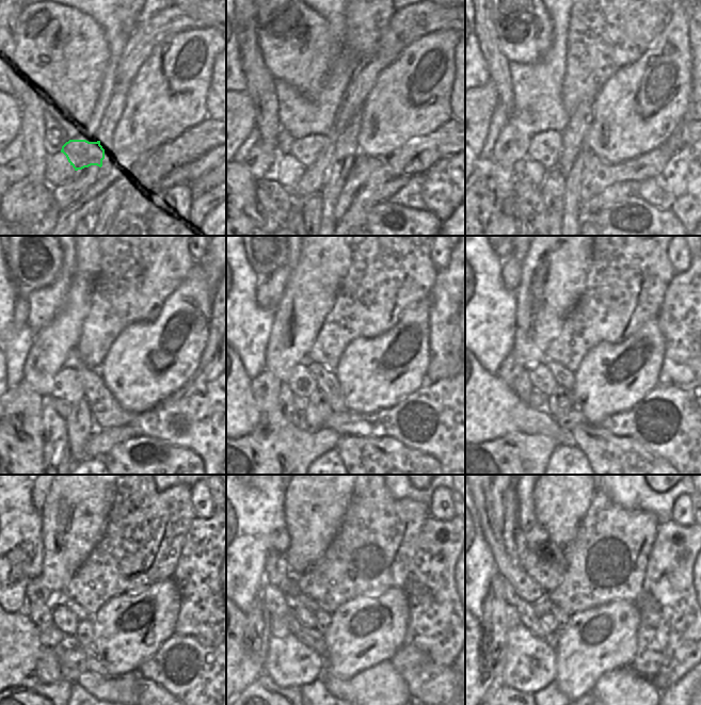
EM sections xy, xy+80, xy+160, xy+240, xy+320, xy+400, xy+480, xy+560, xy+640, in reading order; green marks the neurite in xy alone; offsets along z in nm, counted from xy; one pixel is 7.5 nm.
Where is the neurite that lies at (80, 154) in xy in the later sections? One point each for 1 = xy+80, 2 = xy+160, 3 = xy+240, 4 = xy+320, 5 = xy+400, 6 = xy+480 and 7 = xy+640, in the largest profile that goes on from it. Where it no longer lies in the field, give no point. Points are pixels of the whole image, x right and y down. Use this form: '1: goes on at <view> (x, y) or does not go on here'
1: goes on at xy+80 (306, 150)
2: goes on at xy+160 (545, 147)
3: goes on at xy+240 (67, 386)
4: goes on at xy+320 (301, 382)
5: goes on at xy+400 (541, 379)
6: goes on at xy+480 (63, 619)
7: goes on at xy+640 (547, 621)

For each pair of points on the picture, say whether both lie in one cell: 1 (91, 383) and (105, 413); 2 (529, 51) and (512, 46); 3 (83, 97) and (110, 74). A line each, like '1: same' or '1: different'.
1: same
2: same
3: different

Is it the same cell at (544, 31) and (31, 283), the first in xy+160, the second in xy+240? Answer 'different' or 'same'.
same

